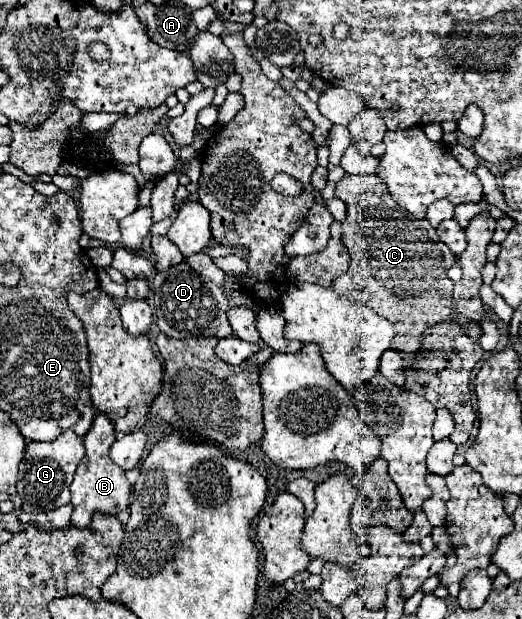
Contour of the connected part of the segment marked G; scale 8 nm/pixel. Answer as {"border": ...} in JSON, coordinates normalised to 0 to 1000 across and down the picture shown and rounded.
{"border":[[[138,693],[115,700],[103,712],[61,712],[50,719],[50,735],[38,748],[34,764],[34,800],[42,806],[42,826],[50,829],[80,829],[100,826],[100,819],[134,813],[134,780],[142,761],[157,738],[165,735],[157,706],[149,706]]]}

